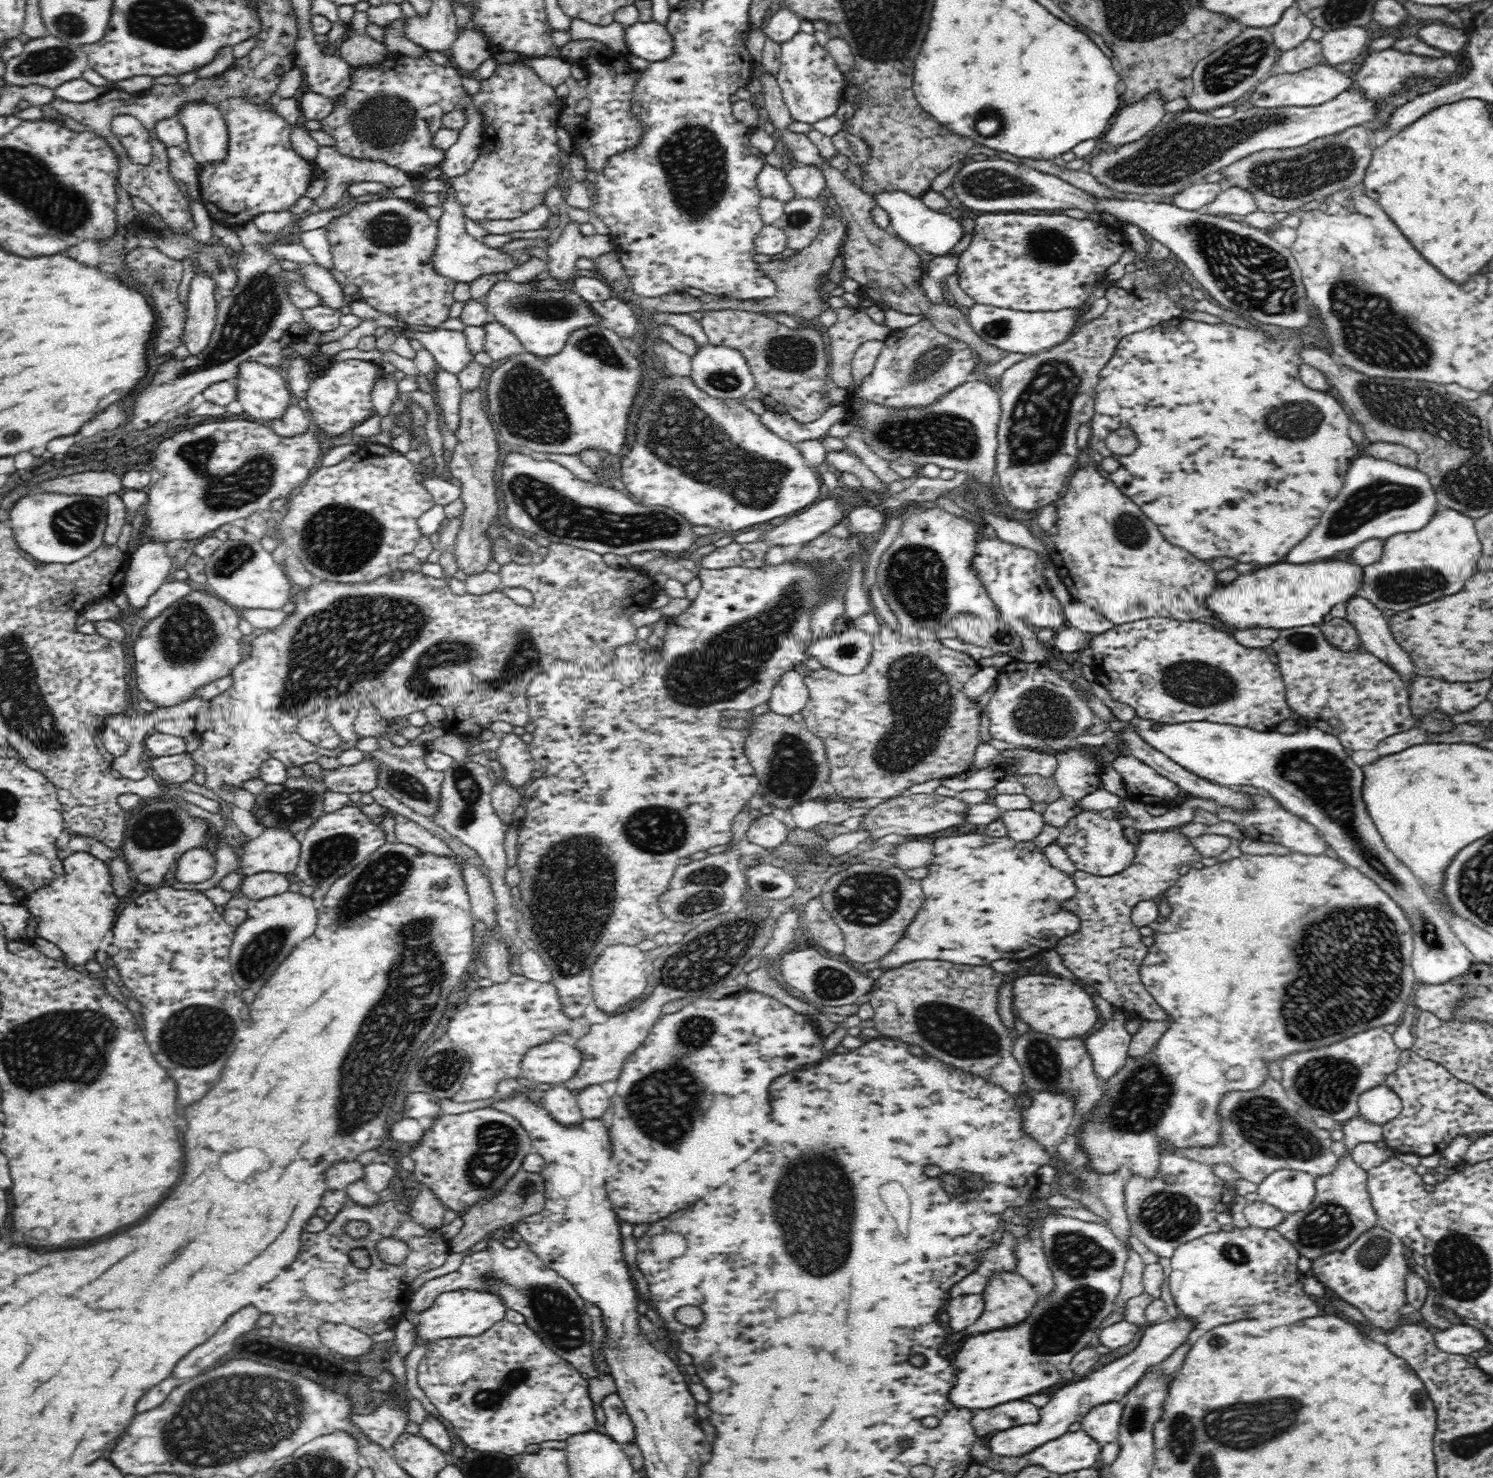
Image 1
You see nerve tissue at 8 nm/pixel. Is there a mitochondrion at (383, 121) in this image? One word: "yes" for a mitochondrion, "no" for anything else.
yes

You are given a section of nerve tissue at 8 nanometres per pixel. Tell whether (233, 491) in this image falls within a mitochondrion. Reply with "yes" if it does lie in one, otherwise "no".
yes

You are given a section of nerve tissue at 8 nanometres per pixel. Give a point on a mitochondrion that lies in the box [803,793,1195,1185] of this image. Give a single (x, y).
(950, 1028)

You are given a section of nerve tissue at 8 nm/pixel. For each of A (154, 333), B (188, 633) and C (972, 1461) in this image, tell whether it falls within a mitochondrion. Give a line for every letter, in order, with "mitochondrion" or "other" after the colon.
A: other
B: mitochondrion
C: other

